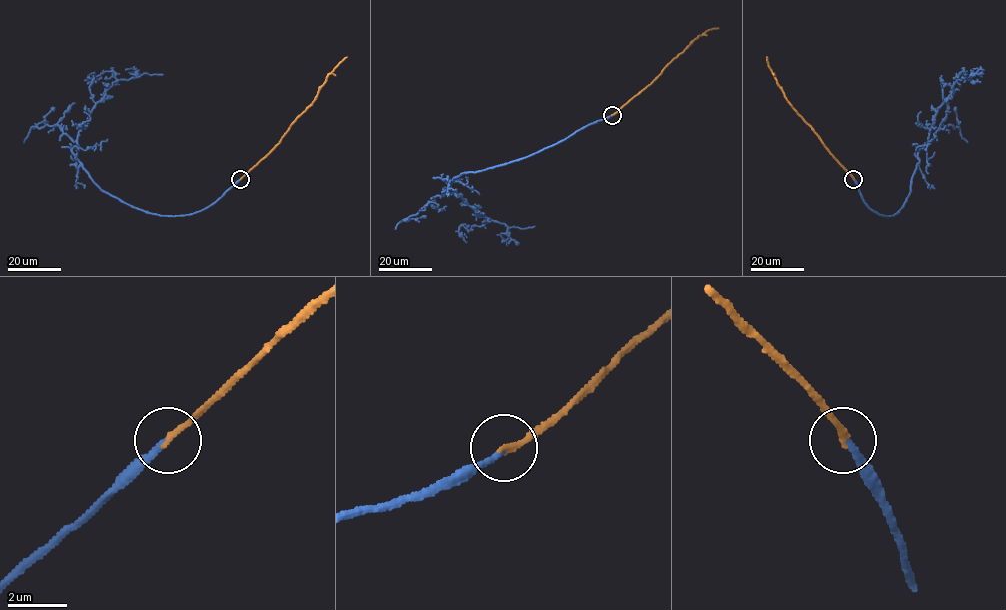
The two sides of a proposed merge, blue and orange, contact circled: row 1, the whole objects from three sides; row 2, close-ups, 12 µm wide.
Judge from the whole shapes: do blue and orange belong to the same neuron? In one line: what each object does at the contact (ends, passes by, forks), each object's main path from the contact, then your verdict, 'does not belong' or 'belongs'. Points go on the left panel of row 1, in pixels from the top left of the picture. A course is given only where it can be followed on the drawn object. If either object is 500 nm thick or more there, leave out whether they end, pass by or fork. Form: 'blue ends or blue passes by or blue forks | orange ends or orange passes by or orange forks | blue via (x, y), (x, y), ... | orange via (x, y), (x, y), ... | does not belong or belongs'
blue ends | orange ends | blue via (241, 178), (185, 215), (153, 214), (103, 192), (72, 149), (117, 79), (109, 71), (87, 79), (95, 81) | orange via (241, 178), (277, 144), (312, 103), (327, 76), (347, 57) | belongs

